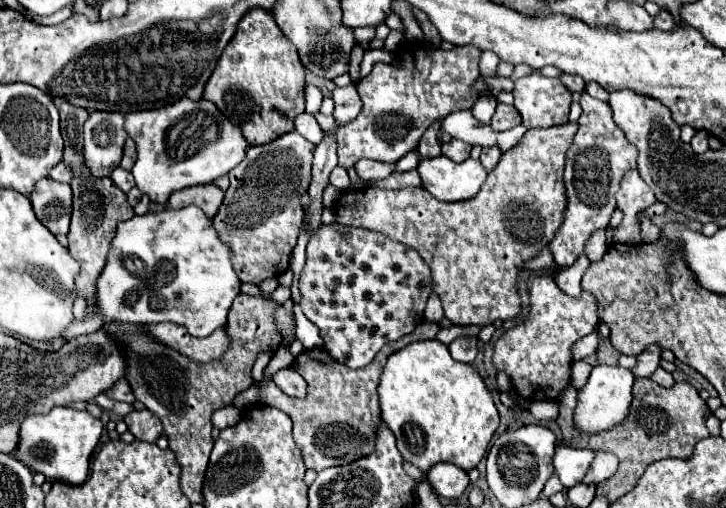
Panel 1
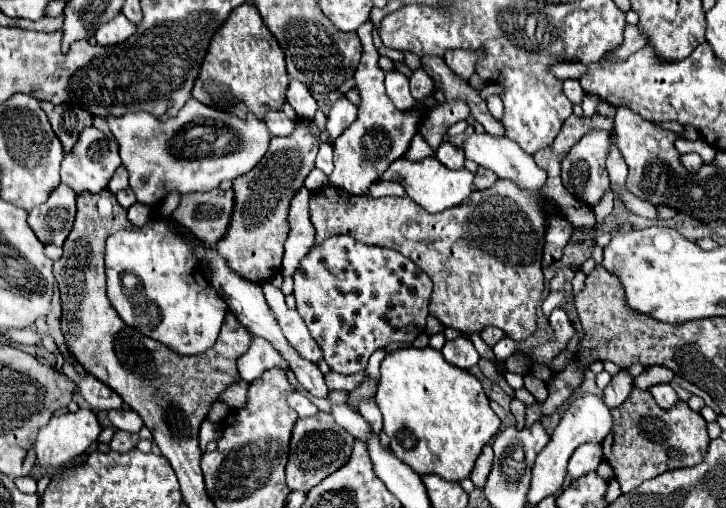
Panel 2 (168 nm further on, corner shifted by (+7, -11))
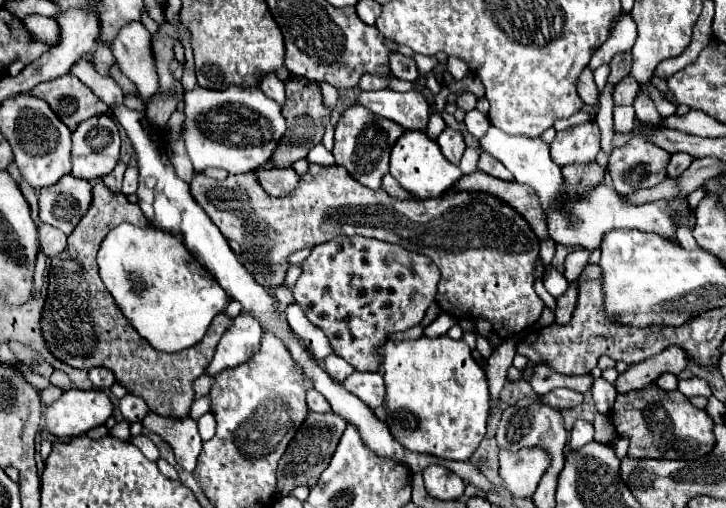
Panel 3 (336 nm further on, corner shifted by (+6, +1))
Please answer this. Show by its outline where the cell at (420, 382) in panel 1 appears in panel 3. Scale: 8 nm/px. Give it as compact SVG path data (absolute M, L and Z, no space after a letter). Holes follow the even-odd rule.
M438 336L438 338L418 338L418 340L388 340L386 342L386 356L384 356L384 384L386 384L386 398L384 398L384 408L386 408L386 424L392 432L392 436L406 448L410 448L412 452L424 452L424 454L432 454L438 458L446 458L446 460L468 460L474 450L478 448L478 444L482 442L484 434L486 434L486 420L488 420L488 412L490 412L490 396L488 396L488 382L486 382L486 374L484 370L478 366L478 362L472 358L470 348L464 340L452 340L450 336Z

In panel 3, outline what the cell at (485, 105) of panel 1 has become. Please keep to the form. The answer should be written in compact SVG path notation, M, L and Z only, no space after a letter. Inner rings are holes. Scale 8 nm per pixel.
M472 110L464 116L464 124L468 128L468 132L476 138L482 138L486 134L486 128L490 128L490 122L484 114L480 114L478 110Z

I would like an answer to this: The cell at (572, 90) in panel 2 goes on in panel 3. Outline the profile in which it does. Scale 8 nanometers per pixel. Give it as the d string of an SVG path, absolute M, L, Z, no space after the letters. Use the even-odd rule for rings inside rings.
M586 68L582 72L582 76L578 78L578 94L584 100L584 104L588 104L588 106L594 106L598 102L600 92L596 88L596 82L594 82L594 76L592 76L590 68Z

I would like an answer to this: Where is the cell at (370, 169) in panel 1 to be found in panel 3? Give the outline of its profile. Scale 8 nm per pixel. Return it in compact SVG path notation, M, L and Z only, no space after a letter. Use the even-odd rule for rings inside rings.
M406 130L398 138L398 142L394 144L394 148L390 152L390 174L414 198L438 198L462 176L462 170L458 166L450 164L442 156L440 146L432 138L428 138L424 132L410 132L410 130Z

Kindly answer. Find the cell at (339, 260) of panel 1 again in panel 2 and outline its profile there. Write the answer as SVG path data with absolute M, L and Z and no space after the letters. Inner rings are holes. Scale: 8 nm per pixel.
M331 236L311 246L293 280L297 312L333 372L363 372L375 350L391 342L409 344L425 330L433 282L397 250L363 244L351 236Z

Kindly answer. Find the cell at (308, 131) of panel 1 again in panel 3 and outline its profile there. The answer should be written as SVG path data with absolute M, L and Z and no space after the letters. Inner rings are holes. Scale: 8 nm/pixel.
M268 72L266 76L262 76L262 80L260 80L260 90L262 90L266 96L270 96L272 100L276 100L278 104L284 104L284 102L286 102L284 82L278 80L276 74L270 74L270 72Z

